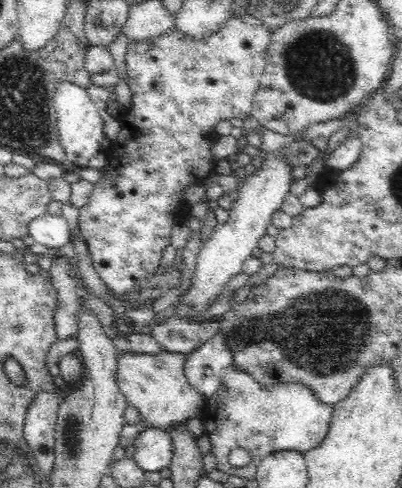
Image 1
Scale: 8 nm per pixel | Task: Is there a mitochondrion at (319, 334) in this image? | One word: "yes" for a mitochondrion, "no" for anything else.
yes

